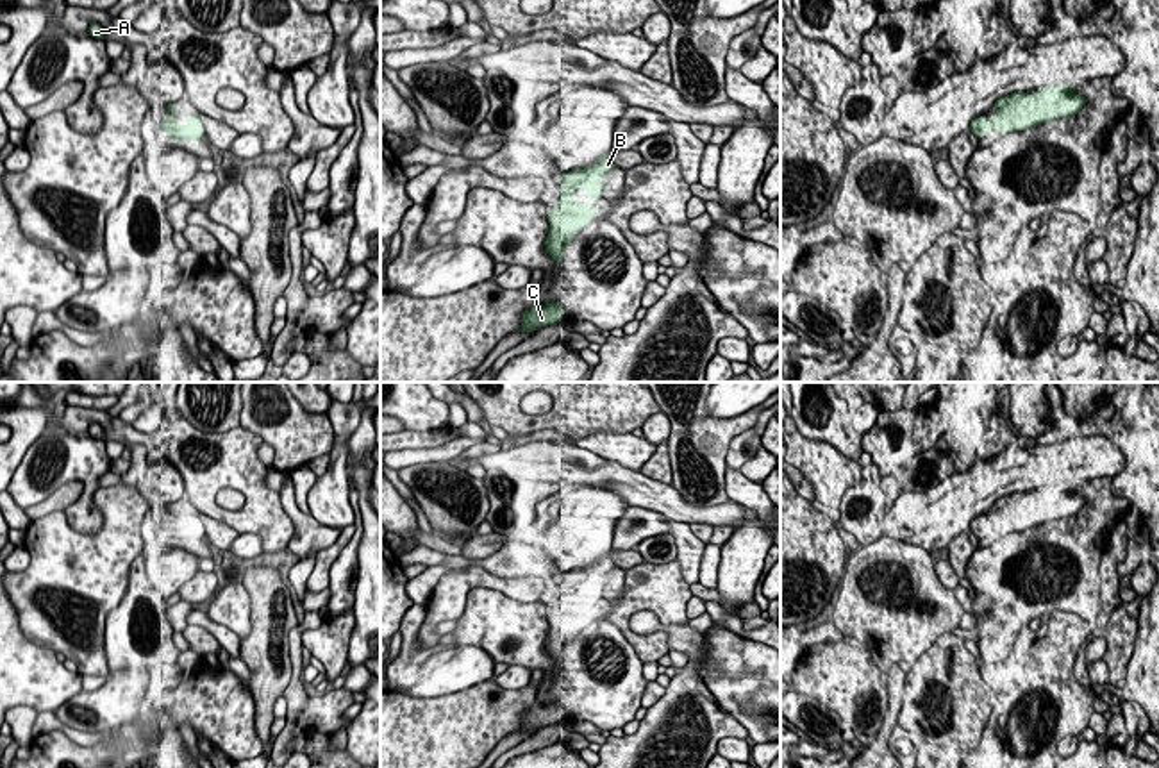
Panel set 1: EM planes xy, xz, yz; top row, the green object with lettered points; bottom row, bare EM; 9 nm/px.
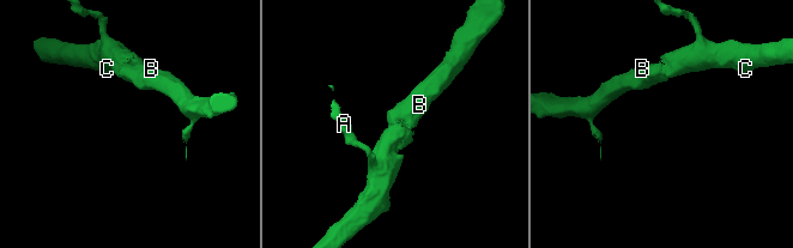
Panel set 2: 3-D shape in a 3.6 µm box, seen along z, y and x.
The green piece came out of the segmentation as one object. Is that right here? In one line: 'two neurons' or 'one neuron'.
one neuron

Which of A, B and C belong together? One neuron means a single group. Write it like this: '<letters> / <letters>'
A B C

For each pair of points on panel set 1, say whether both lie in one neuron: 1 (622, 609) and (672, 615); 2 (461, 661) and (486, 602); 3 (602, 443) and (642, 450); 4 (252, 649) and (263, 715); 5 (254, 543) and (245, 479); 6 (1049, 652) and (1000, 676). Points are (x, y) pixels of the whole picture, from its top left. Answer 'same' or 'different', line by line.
1: same
2: different
3: same
4: same
5: different
6: same

